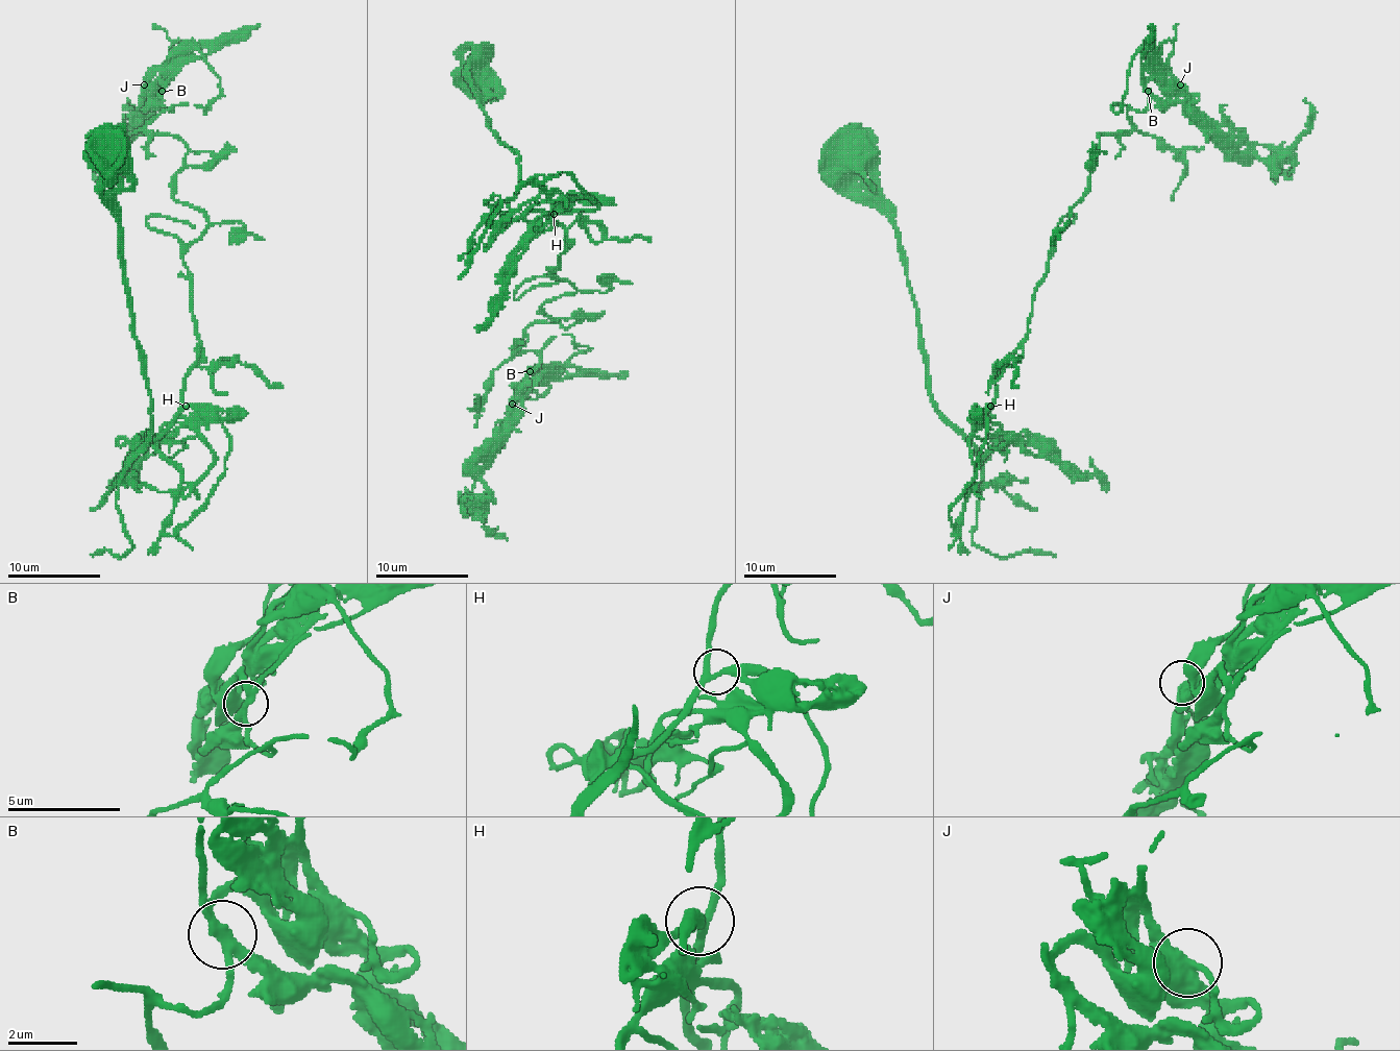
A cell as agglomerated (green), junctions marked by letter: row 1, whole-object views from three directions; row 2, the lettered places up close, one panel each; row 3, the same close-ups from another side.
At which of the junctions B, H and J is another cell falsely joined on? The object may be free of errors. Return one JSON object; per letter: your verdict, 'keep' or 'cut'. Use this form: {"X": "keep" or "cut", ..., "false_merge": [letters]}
{"B": "keep", "H": "keep", "J": "keep", "false_merge": []}

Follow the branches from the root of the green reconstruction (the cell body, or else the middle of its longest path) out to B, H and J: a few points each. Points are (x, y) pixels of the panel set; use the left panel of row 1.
B: (108, 156), (132, 457), (199, 346), (162, 91)
H: (108, 156), (116, 177), (118, 258), (150, 397), (150, 439), (132, 457), (186, 406)
J: (108, 156), (150, 397), (132, 457), (197, 360), (182, 253), (209, 223), (144, 84)

